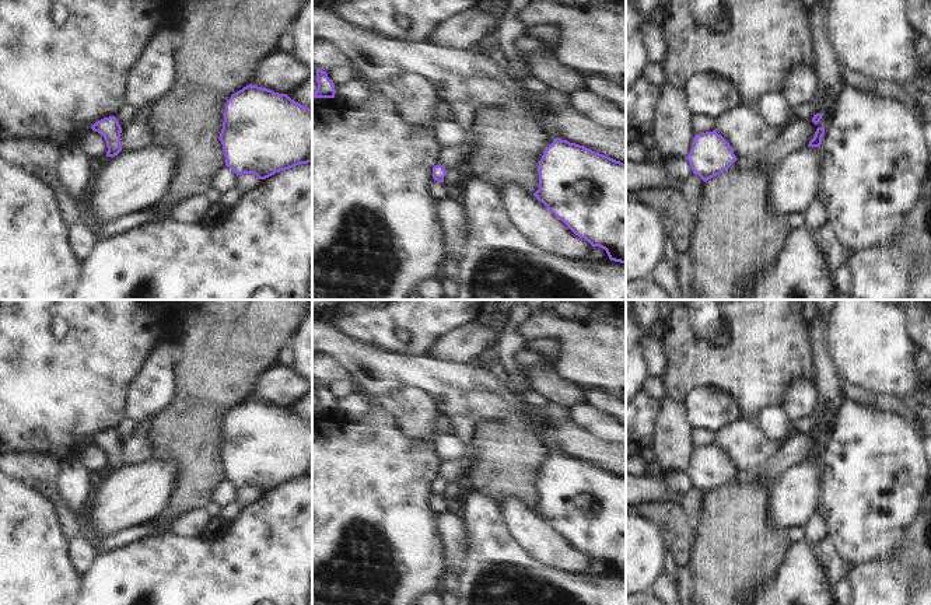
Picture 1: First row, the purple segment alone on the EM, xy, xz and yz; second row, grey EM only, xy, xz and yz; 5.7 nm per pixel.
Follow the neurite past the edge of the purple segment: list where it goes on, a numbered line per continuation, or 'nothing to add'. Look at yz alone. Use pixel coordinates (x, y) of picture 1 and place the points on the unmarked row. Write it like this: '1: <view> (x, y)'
nothing to add

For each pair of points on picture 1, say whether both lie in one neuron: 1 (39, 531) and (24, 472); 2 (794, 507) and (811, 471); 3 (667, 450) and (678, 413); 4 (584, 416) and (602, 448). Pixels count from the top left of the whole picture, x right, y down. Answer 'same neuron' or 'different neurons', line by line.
1: different neurons
2: same neuron
3: same neuron
4: different neurons

